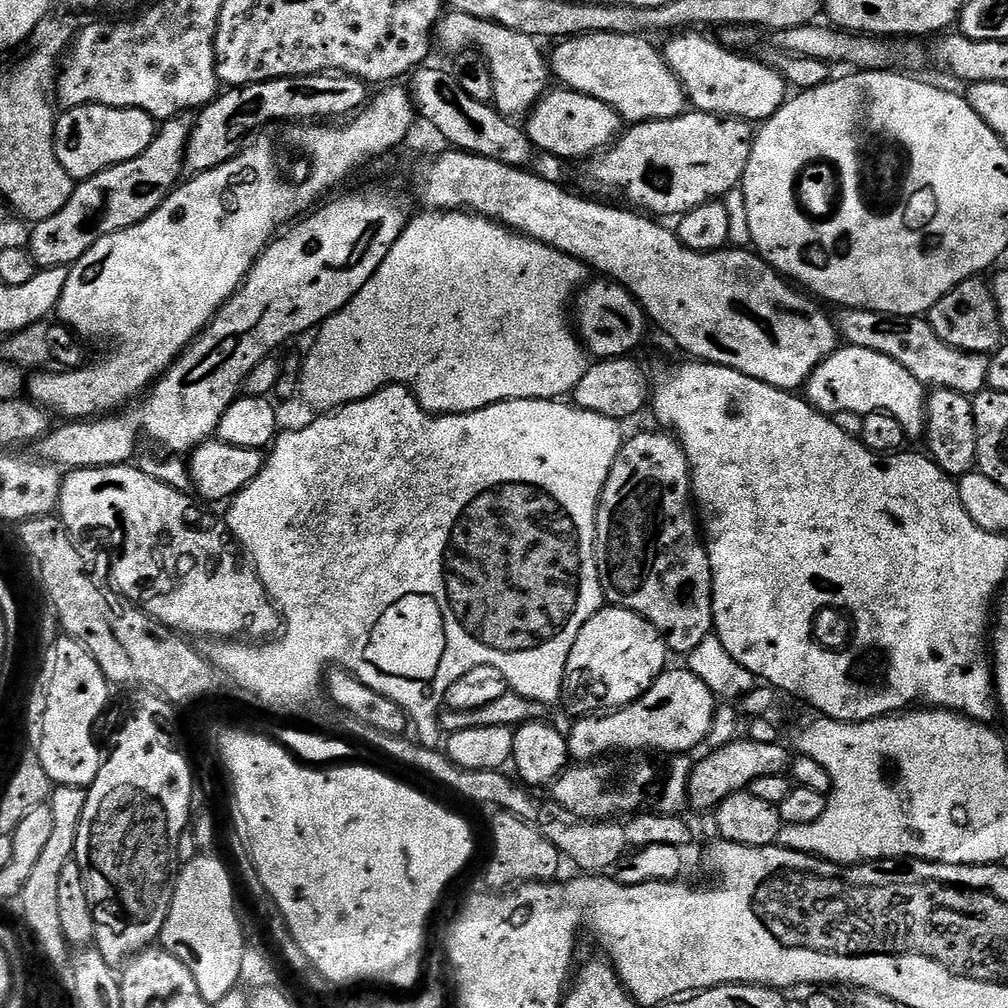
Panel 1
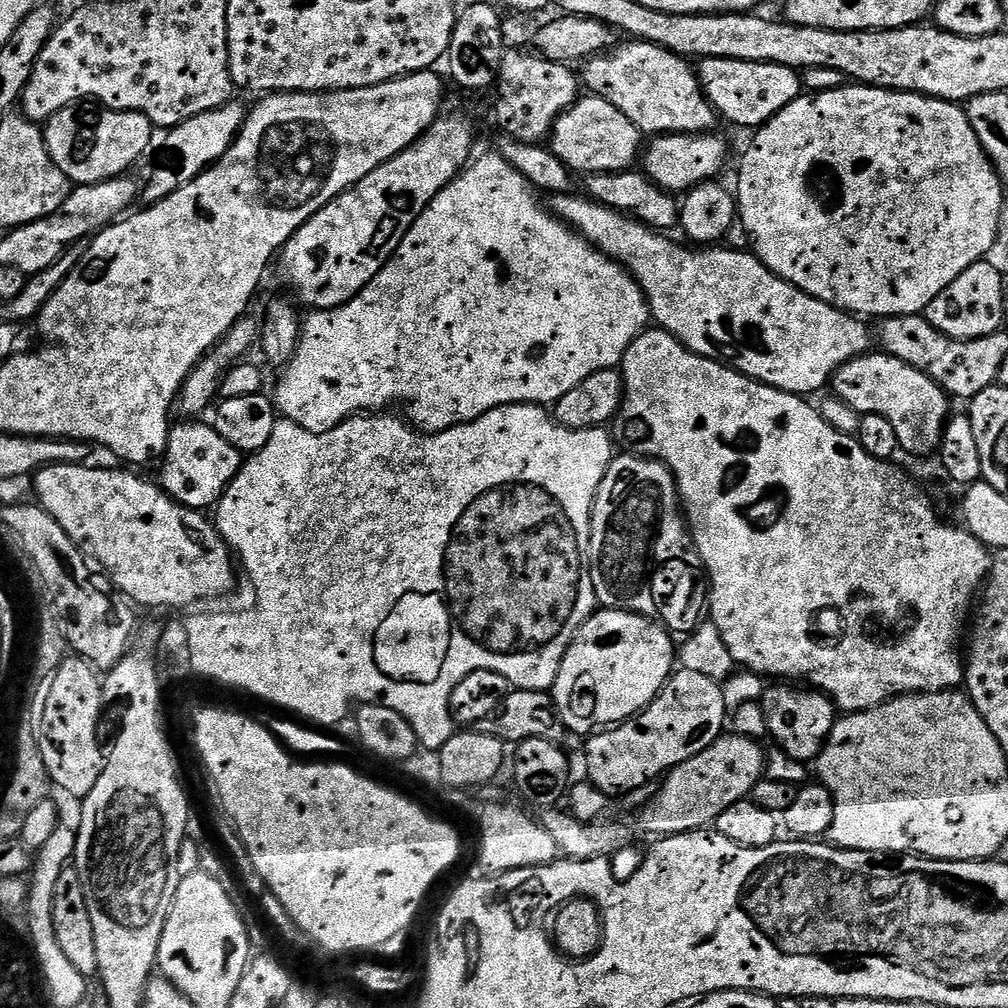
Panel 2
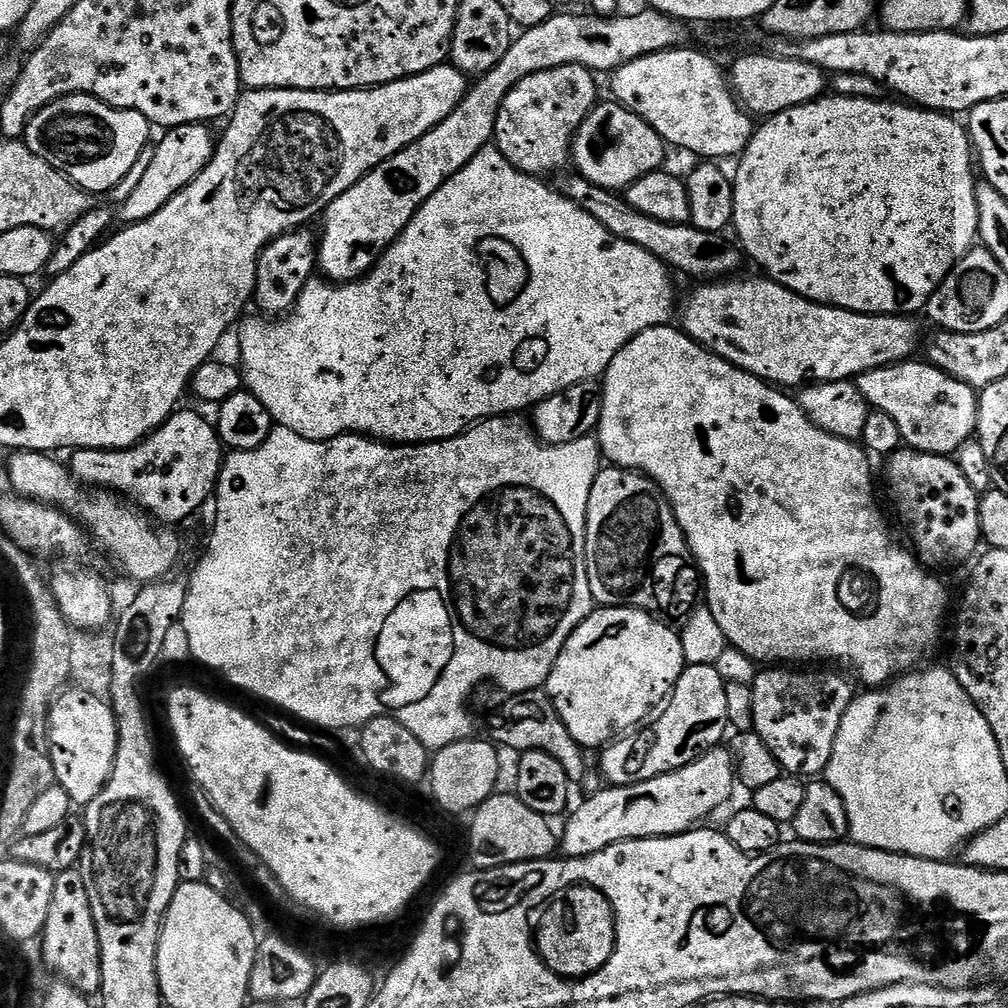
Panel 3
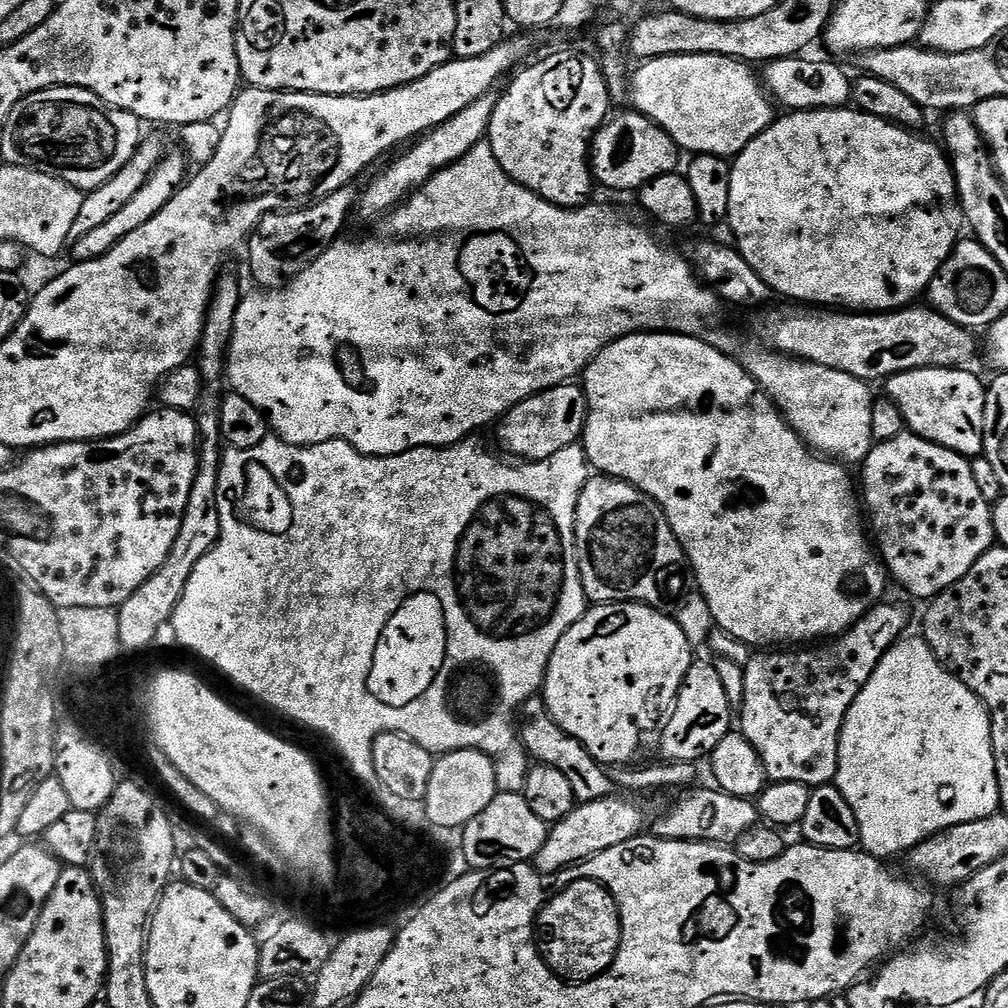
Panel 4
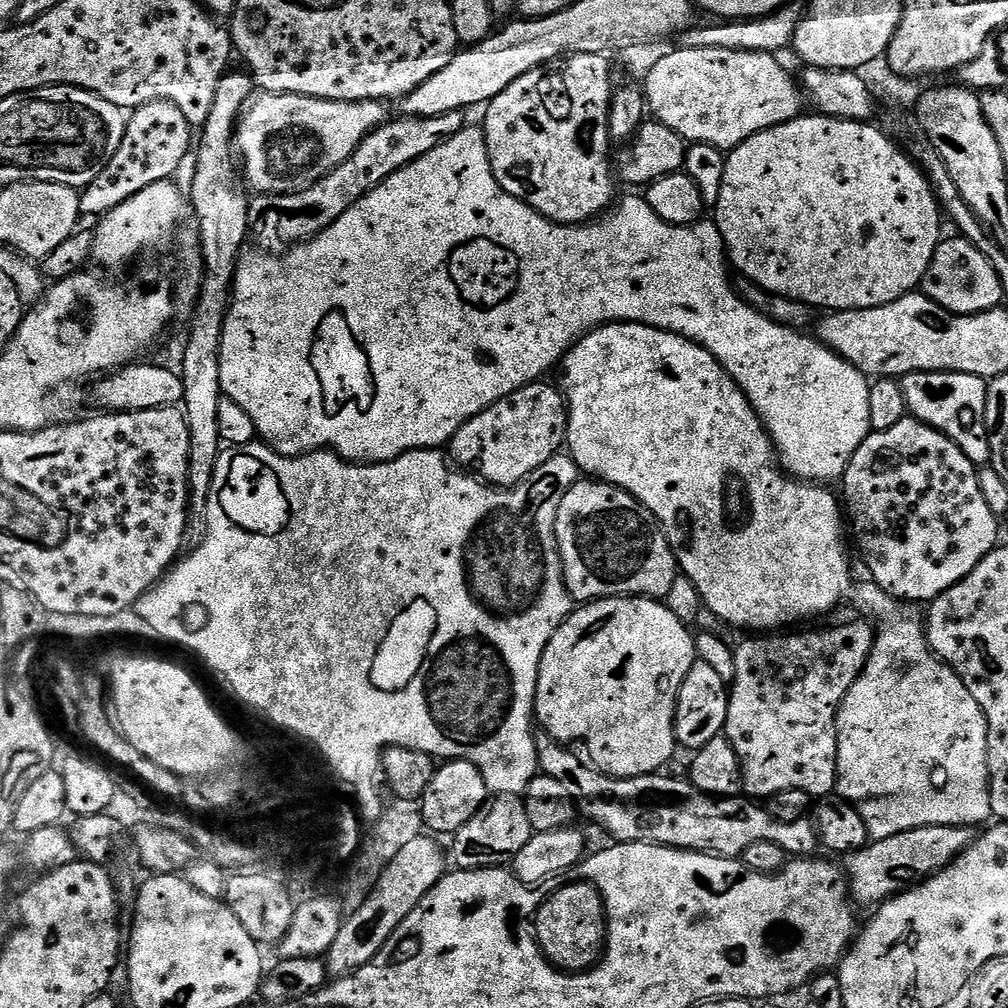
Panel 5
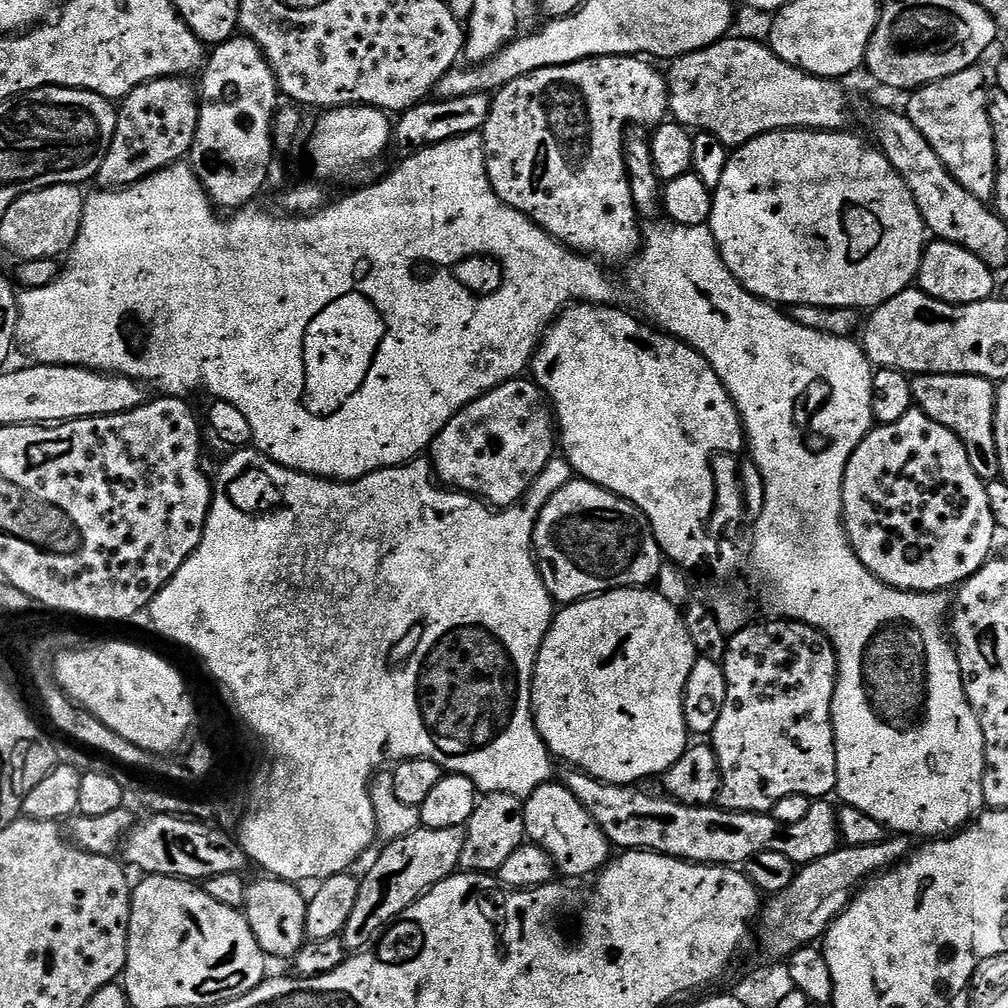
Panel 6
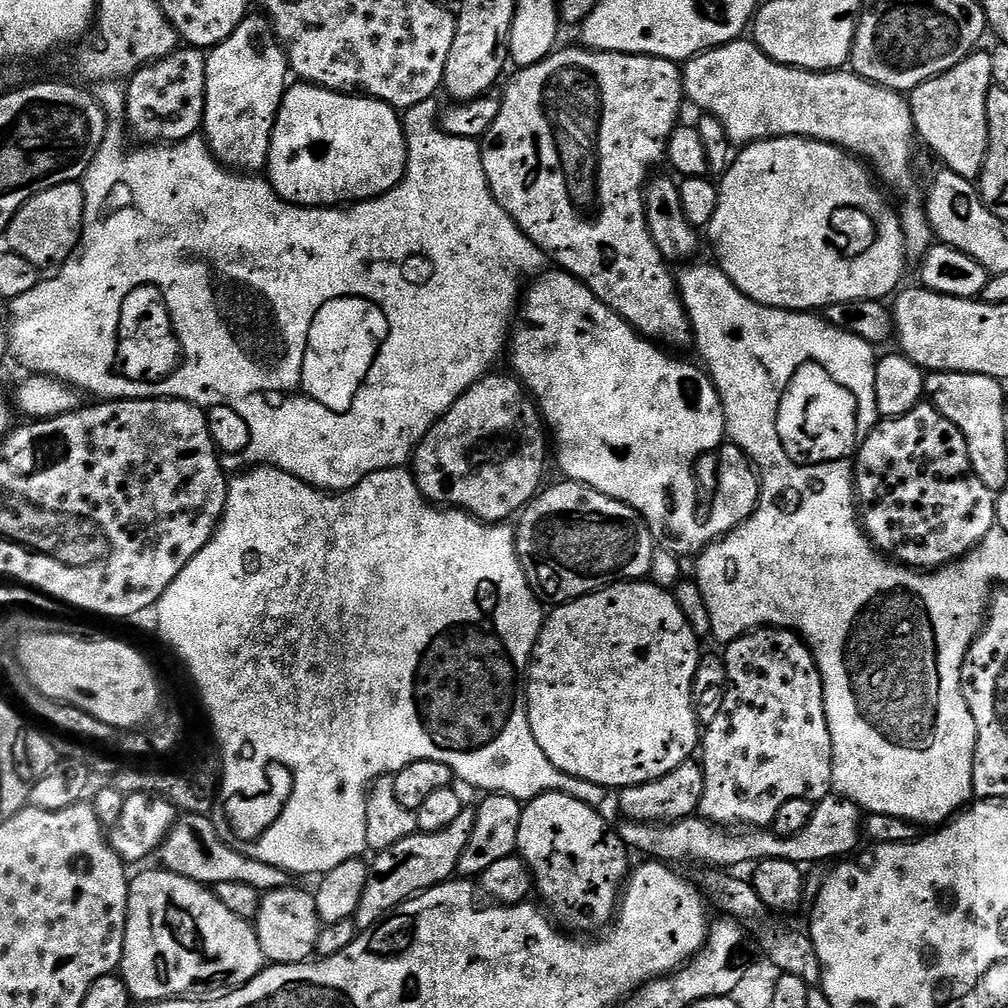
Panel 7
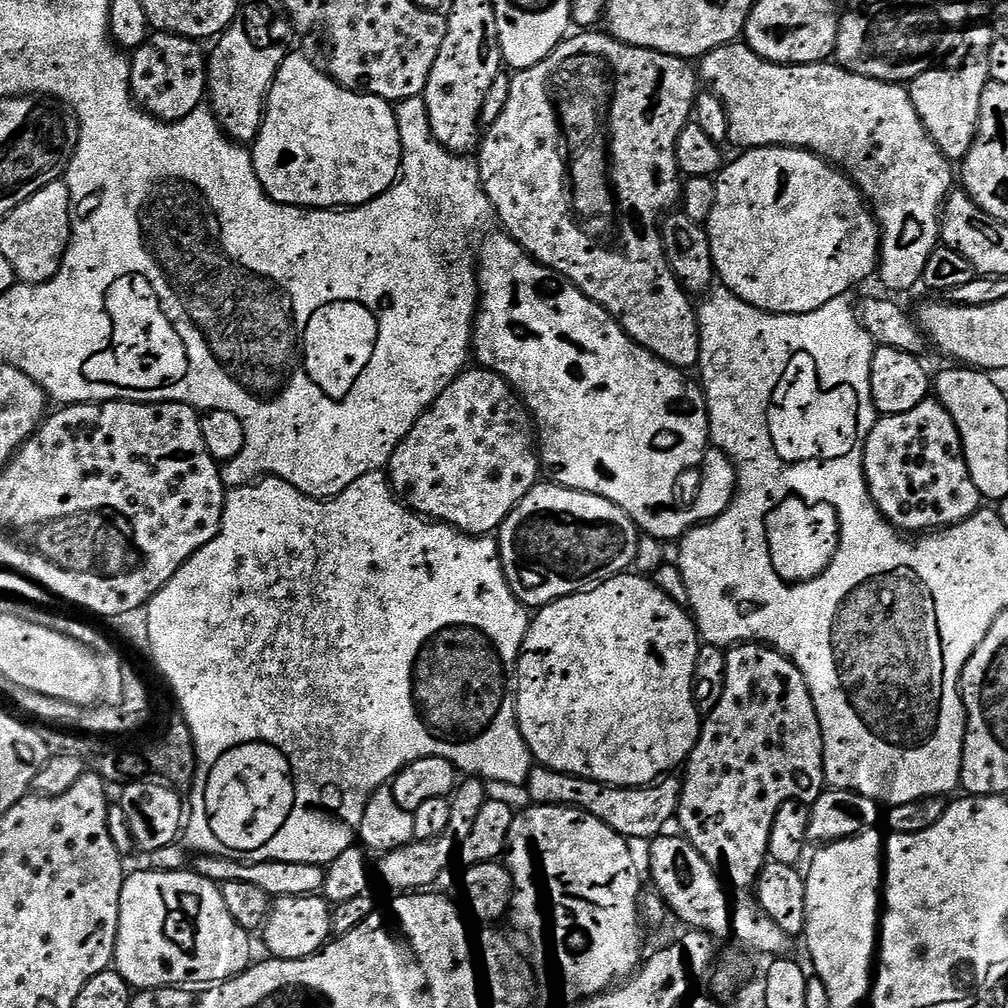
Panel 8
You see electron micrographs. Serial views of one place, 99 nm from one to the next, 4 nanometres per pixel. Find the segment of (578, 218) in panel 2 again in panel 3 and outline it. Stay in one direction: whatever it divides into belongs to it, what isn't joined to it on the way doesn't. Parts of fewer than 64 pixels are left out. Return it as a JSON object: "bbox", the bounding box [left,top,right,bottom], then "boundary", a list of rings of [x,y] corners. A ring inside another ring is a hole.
{"bbox":[683,274,922,390],"boundary":[[[756,274],[748,281],[728,278],[723,282],[704,282],[688,300],[684,308],[683,331],[687,332],[697,344],[728,360],[743,372],[759,376],[761,380],[792,390],[795,384],[804,386],[813,380],[847,380],[869,372],[875,368],[885,368],[891,364],[911,361],[922,335],[916,329],[915,319],[907,315],[877,316],[866,312],[851,312],[832,308],[828,304],[816,304],[783,288],[778,282]]]}

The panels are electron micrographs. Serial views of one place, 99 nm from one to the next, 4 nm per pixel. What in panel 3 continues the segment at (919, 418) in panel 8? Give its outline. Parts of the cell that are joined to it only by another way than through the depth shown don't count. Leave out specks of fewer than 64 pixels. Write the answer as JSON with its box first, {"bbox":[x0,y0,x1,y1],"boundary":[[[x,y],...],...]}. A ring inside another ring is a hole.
{"bbox":[884,446,981,570],"boundary":[[[904,446],[887,457],[886,464],[884,480],[888,483],[888,500],[913,540],[910,548],[921,564],[940,570],[943,564],[964,560],[981,547],[980,496],[966,482],[952,456],[915,452]]]}

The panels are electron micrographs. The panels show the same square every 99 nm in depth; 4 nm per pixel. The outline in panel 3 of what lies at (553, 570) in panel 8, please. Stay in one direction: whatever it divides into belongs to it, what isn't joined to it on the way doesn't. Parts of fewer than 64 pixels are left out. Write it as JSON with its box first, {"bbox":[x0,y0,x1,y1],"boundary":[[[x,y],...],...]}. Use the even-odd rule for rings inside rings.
{"bbox":[582,467,702,626],"boundary":[[[601,467],[600,473],[596,476],[594,486],[590,490],[582,543],[584,545],[584,569],[590,582],[590,594],[597,605],[610,608],[641,608],[643,612],[649,612],[655,620],[660,620],[664,624],[671,624],[673,626],[684,624],[688,616],[695,611],[698,605],[696,595],[701,595],[702,592],[700,569],[697,568],[696,560],[692,557],[692,551],[689,550],[686,538],[674,518],[672,507],[668,505],[668,499],[666,499],[663,492],[660,491],[660,487],[649,476],[644,476],[641,472],[631,472],[629,468]]]}

